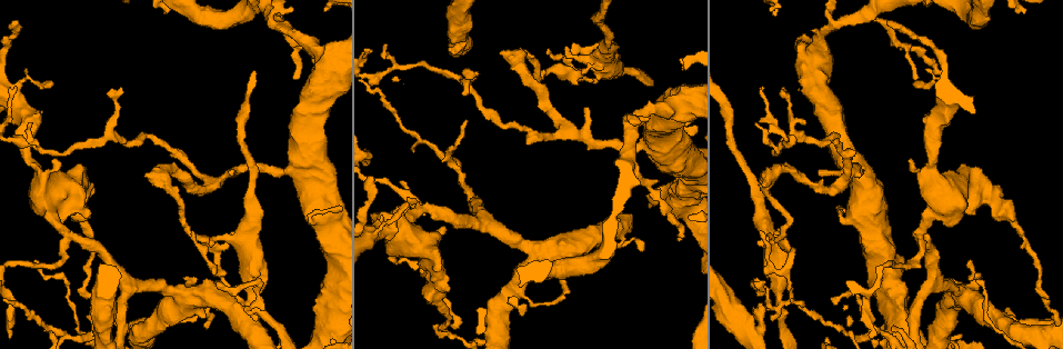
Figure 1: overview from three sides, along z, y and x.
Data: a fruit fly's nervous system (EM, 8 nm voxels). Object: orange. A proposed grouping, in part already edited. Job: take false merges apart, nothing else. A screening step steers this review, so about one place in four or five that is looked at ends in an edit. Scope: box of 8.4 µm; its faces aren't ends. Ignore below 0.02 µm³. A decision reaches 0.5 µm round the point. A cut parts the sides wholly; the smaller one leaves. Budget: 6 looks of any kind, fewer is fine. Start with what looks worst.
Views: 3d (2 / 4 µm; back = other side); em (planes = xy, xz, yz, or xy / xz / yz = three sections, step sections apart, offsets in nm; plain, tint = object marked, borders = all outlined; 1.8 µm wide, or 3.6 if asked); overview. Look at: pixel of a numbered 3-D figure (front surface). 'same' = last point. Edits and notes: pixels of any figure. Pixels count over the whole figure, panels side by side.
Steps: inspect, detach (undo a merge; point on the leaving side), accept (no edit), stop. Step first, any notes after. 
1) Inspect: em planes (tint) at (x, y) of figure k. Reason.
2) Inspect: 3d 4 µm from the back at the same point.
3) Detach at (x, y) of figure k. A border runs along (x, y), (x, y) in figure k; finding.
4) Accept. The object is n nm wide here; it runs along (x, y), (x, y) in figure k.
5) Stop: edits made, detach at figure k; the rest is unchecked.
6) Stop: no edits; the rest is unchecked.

Inspect: 3d 4 µm at (771, 238) of figure 1. Thin arm on a thick one.

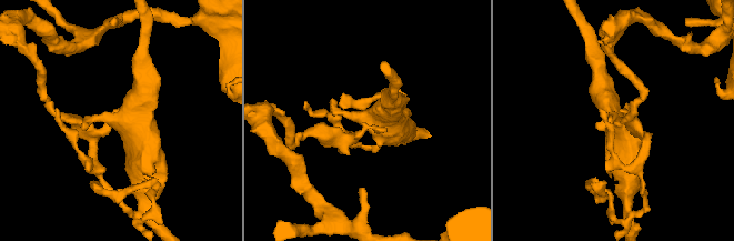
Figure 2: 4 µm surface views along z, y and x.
Inspect: em planes (tint) at (125, 121) of figure 2. Shape alone is not enough.

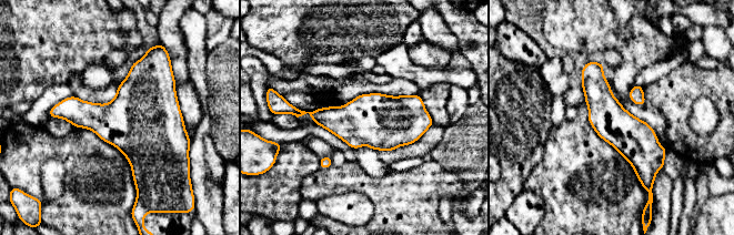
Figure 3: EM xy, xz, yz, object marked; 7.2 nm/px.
Accept. The object is 280 nm wide here; it runs along (589, 65), (647, 175) in figure 3; all the same neuron.

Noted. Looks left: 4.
Inspect: em 3.6 µm yz step 8 (tint) at (981, 193) of figure 1. Sudden change in width.

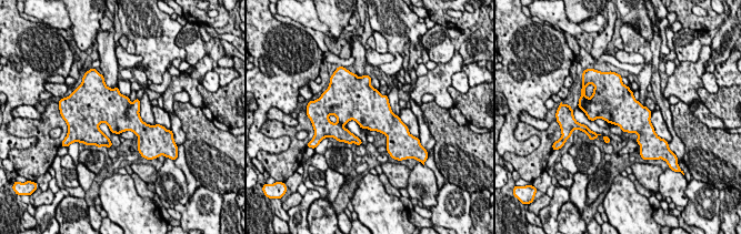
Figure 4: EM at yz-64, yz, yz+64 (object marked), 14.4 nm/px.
Inspect: em 3.6 µm xz step 8 (tint) at the same point. Another direction.

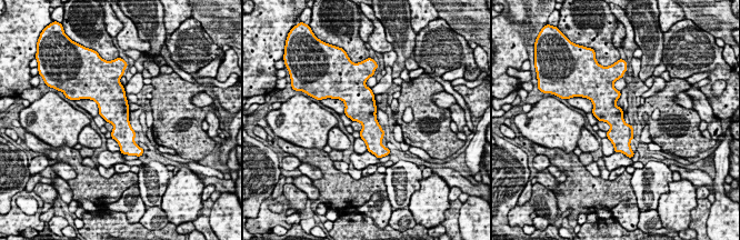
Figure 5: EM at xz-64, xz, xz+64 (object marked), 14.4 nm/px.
Accept. It runs along (610, 90), (610, 112), (628, 150) in figure 5; all the same neuron.

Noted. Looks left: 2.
Inspect: 3d 4 µm at (423, 208) of figure 1. Sharp bend.

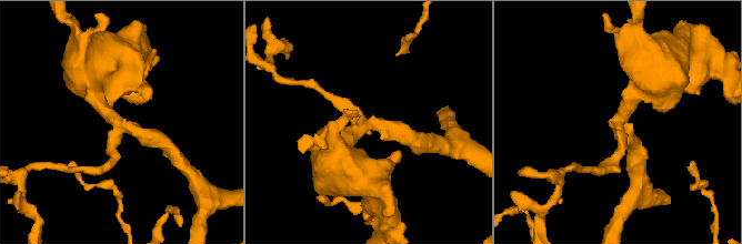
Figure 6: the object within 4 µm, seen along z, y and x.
Inspect: em planes (tint) at (620, 121) of figure 6. 3 arms meet here; the arms are 170, 280, 300 nm wide.

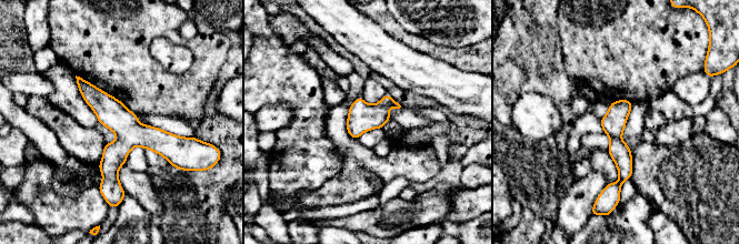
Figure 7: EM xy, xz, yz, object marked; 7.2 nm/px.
Accept. It runs along (79, 80), (121, 123), (113, 187) in figure 7; continuous, no second neuron.

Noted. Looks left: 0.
Stop: no edits; the rest is unchecked.

